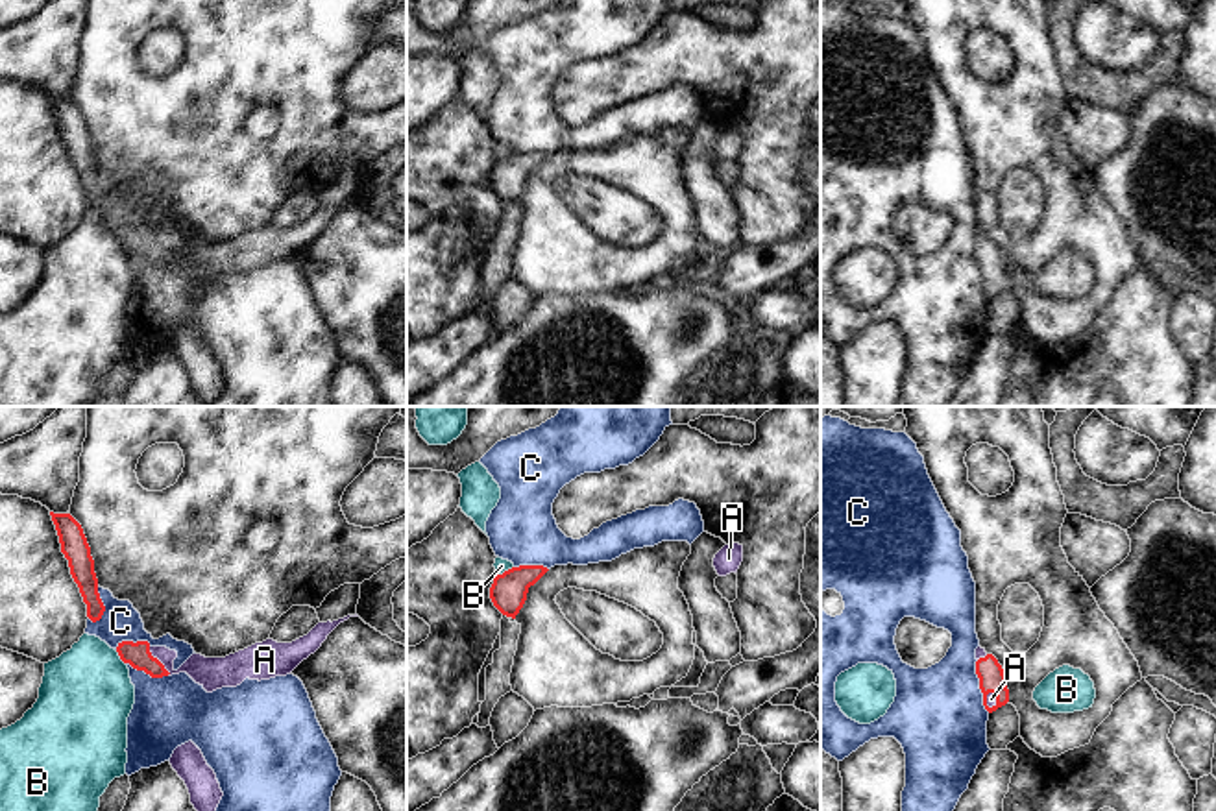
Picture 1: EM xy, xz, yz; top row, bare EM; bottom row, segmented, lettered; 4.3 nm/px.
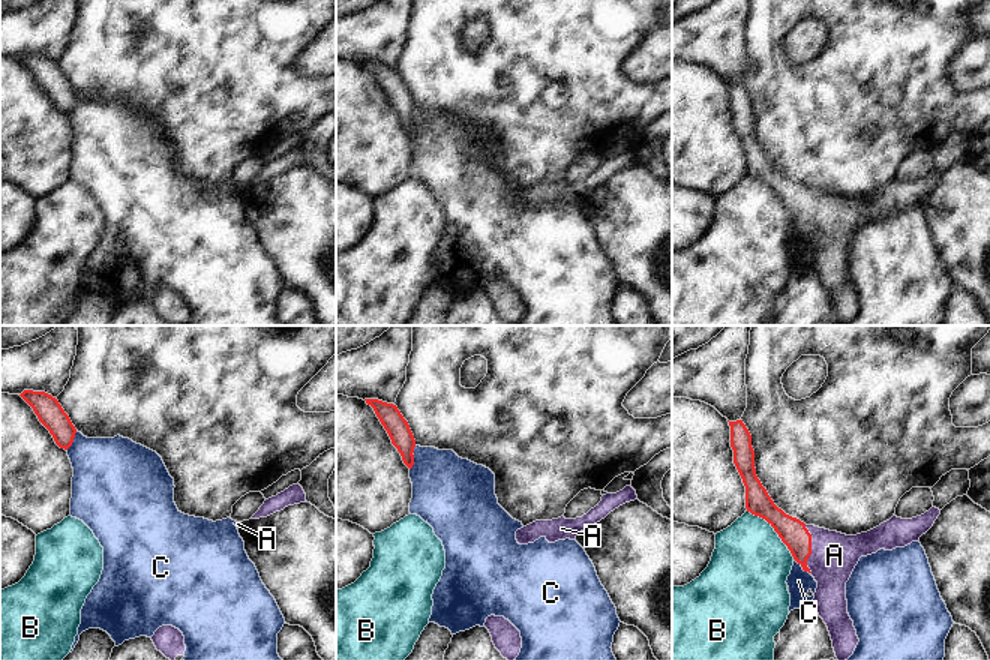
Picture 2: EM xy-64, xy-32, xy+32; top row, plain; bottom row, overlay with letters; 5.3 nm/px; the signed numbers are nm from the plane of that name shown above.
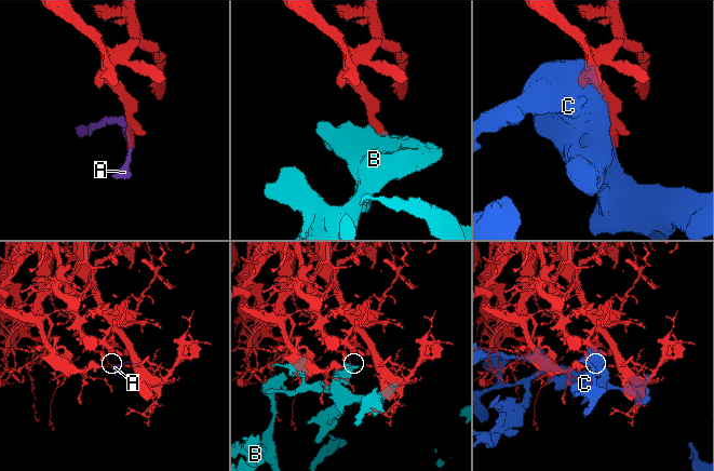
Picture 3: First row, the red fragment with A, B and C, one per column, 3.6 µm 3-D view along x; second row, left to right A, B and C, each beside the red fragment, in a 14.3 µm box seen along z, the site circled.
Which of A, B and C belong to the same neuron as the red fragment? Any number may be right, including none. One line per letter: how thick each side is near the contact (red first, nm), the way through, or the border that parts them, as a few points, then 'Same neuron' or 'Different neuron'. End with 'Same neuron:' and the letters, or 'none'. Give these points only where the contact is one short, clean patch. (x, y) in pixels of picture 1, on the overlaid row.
A: Thickness 110 nm (red) against 140 nm. Path across: xy (137, 654), (159, 662), (169, 671), (213, 673). Same neuron
B: Thickness 160 nm (red) against 60 nm. Different neuron
C: Thickness 110 nm (red) against 400 nm. Different neuron
Same neuron: A

